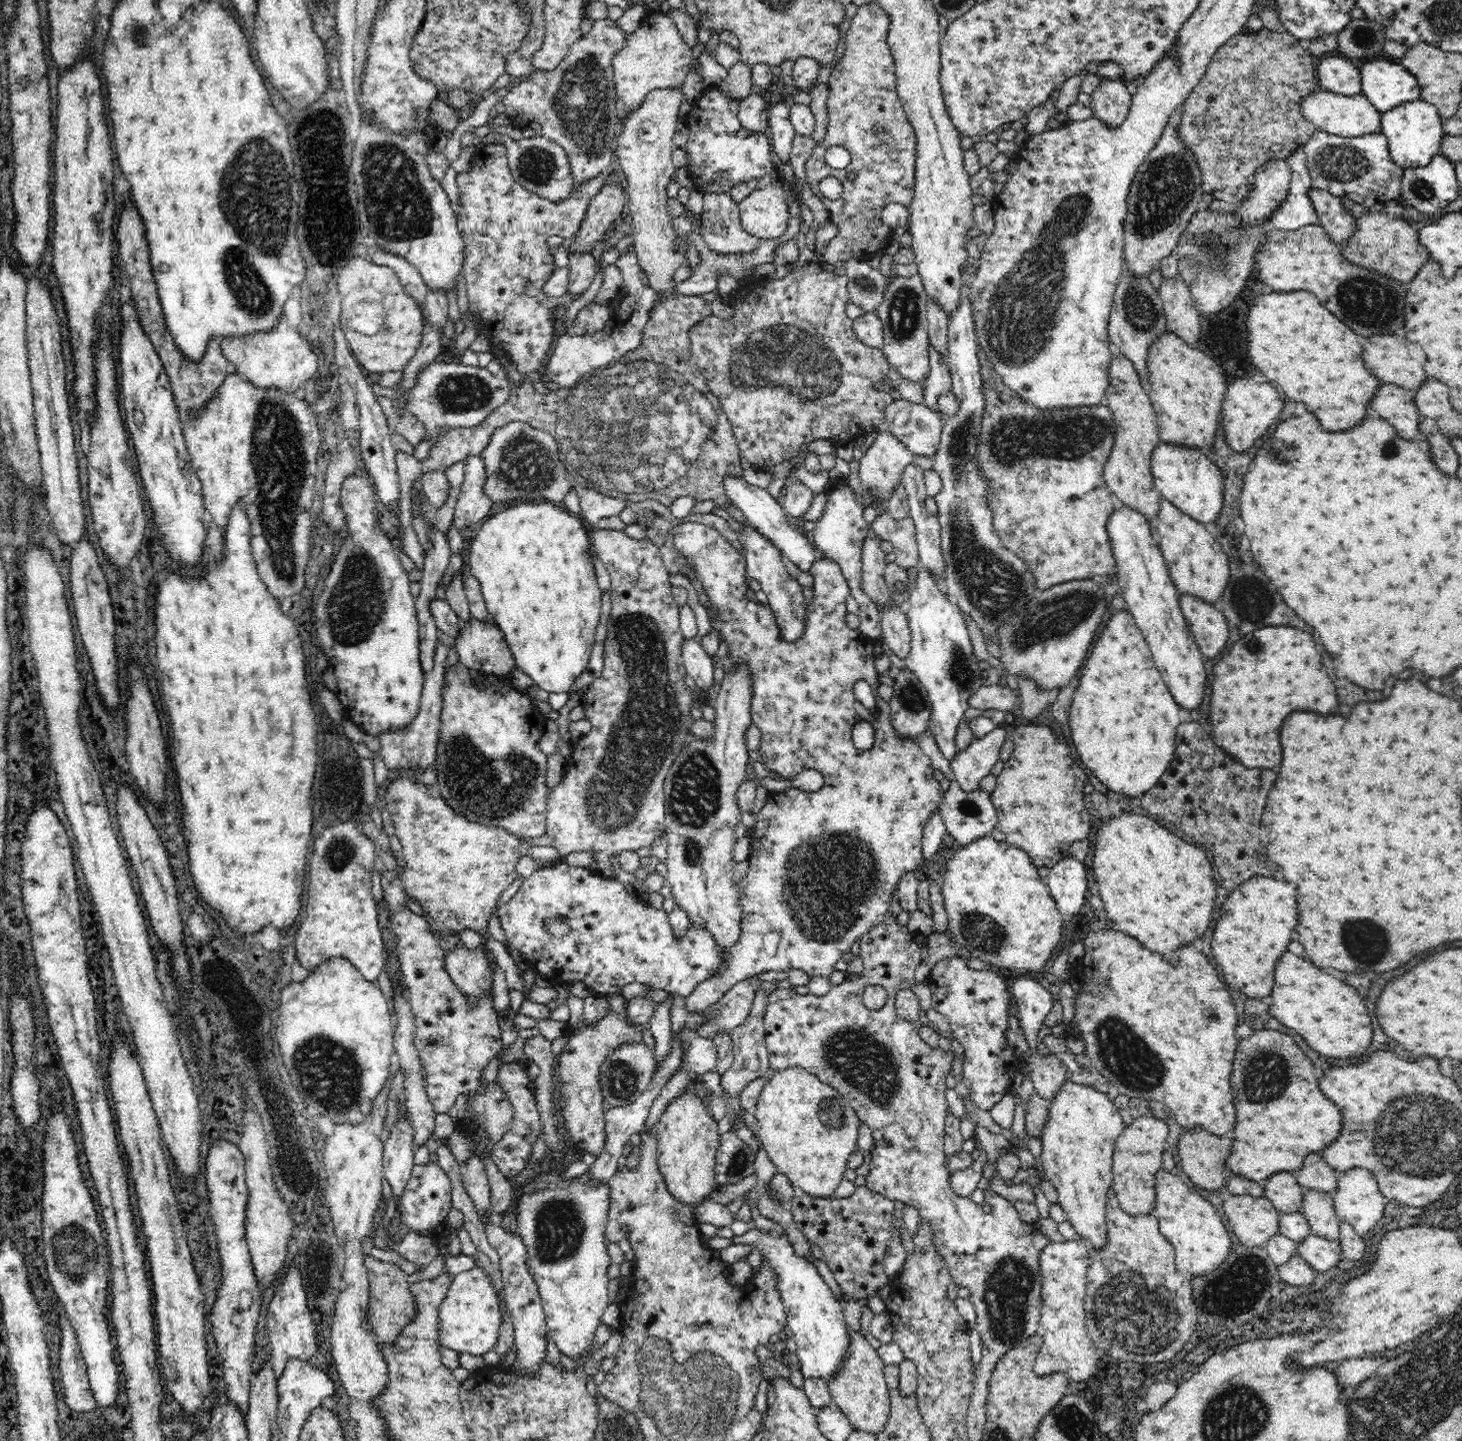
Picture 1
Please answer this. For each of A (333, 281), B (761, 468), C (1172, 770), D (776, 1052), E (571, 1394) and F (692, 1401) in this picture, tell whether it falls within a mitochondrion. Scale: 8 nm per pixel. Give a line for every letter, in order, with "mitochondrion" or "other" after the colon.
A: other
B: other
C: other
D: other
E: other
F: mitochondrion

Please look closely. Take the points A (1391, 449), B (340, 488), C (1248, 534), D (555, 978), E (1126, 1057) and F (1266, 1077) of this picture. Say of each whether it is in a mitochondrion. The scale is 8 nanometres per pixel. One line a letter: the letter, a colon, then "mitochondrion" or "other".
A: mitochondrion
B: other
C: other
D: other
E: mitochondrion
F: mitochondrion

